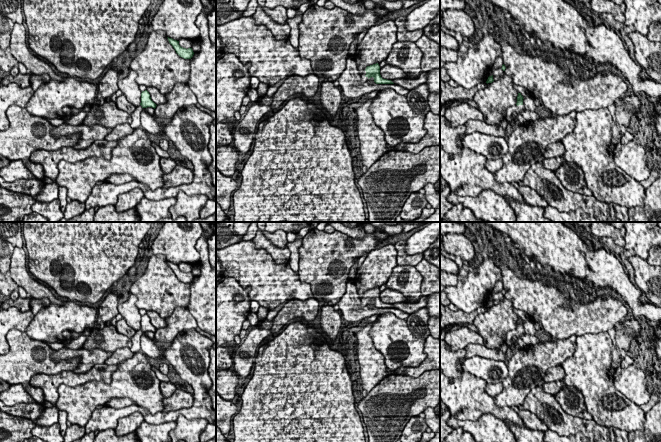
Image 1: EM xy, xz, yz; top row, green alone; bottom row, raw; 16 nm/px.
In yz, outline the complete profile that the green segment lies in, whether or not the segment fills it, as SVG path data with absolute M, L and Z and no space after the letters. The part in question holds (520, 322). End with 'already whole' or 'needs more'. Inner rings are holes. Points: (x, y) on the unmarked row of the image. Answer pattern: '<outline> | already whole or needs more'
M518 317L517 327L507 333L506 344L511 347L513 352L526 347L526 343L521 339L521 336L526 334L523 328L523 320Z | needs more

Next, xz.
M378 287L367 290L364 297L361 298L361 307L367 306L369 302L373 301L376 308L394 308L391 304L383 303L380 299L380 290Z | needs more

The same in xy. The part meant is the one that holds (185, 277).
M167 261L167 262L168 262L169 267L173 270L173 272L174 272L175 275L176 275L176 277L177 277L180 281L182 281L182 282L184 282L184 283L191 283L191 282L193 281L194 276L193 276L192 272L188 272L188 273L183 272L183 271L181 271L181 270L179 269L179 265L174 264L174 263L172 263L172 262L169 262L169 261Z | already whole

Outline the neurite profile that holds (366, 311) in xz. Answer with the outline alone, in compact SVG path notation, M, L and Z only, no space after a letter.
M351 281L346 285L346 292L344 296L340 299L339 311L342 315L344 321L347 322L358 322L364 318L370 317L372 315L393 313L396 317L400 319L407 319L409 314L395 308L370 308L368 305L361 307L361 299L358 296L355 284Z

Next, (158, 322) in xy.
M148 311L146 314L149 316L151 324L156 329L164 328L167 326L166 320L164 318L161 318L158 313L154 311Z

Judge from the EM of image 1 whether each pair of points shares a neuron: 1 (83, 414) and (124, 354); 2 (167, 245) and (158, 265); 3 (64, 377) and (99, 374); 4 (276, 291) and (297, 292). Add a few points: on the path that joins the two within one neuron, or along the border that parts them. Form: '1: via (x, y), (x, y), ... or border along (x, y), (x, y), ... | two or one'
1: border along (134, 353), (131, 357), (118, 364) | two
2: border along (151, 253), (162, 254), (167, 260) | two
3: via (73, 377), (86, 377), (90, 375) | one
4: via (281, 289), (293, 289) | one

